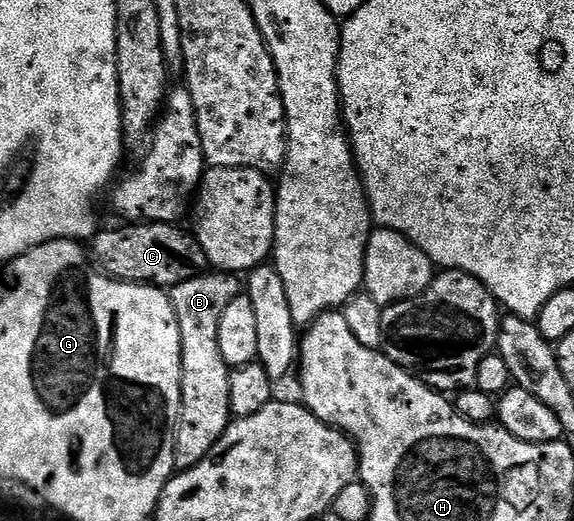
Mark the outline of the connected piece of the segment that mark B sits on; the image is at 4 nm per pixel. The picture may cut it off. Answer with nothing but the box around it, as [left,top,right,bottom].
[169,272,240,471]

